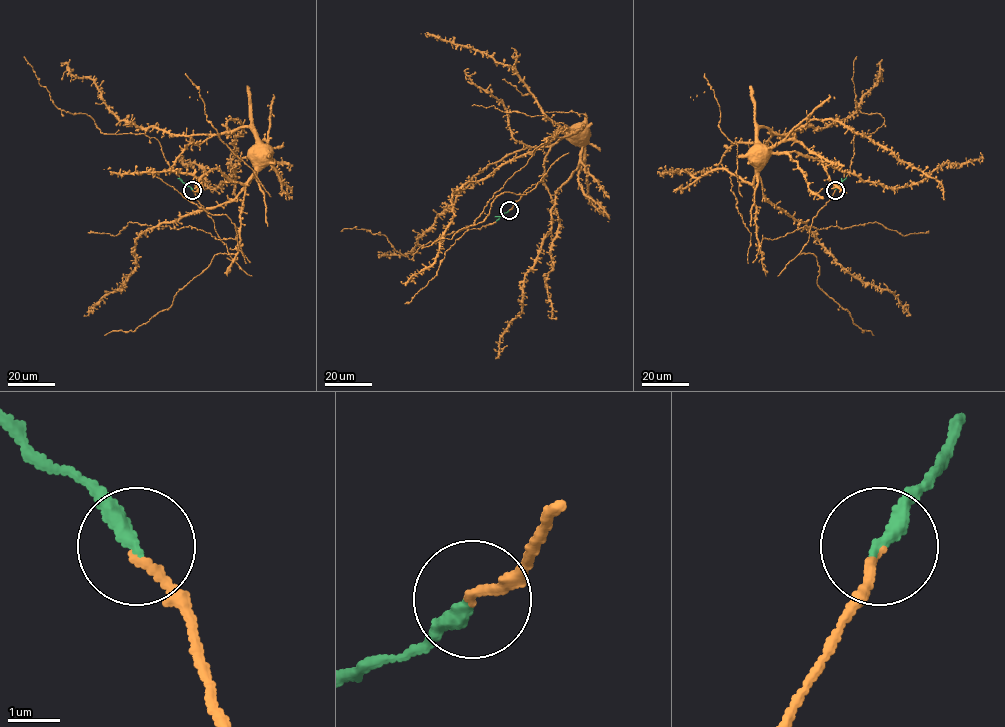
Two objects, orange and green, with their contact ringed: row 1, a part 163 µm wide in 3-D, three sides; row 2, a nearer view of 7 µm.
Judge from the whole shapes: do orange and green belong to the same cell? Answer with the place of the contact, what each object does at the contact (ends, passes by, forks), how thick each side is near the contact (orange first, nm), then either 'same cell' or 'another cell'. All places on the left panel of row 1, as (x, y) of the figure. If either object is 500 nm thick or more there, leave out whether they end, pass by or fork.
at (192, 190); orange ends there; green ends there; 160 nm thick on the orange side, 300 nm on the other; same cell

